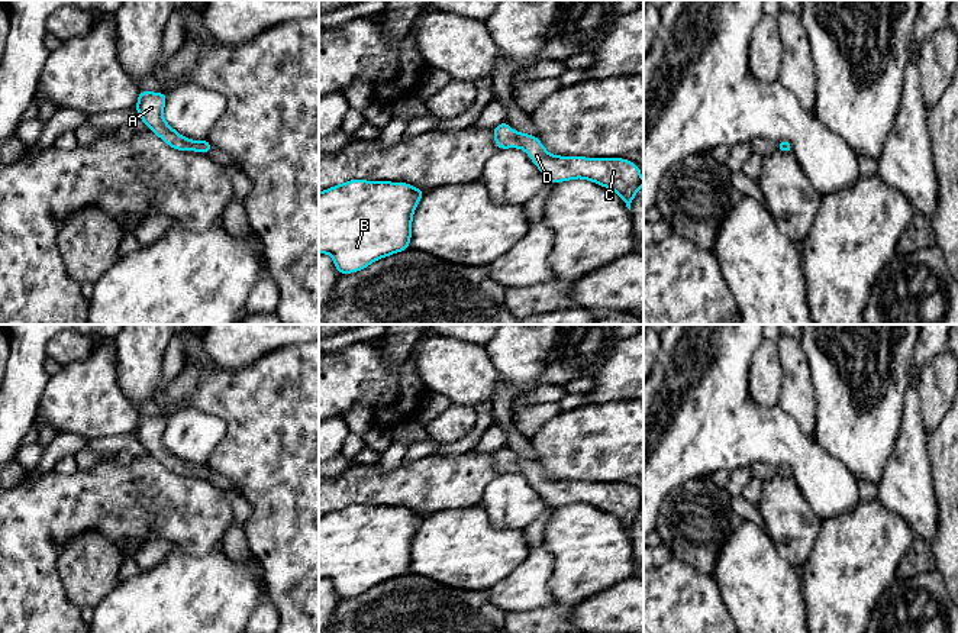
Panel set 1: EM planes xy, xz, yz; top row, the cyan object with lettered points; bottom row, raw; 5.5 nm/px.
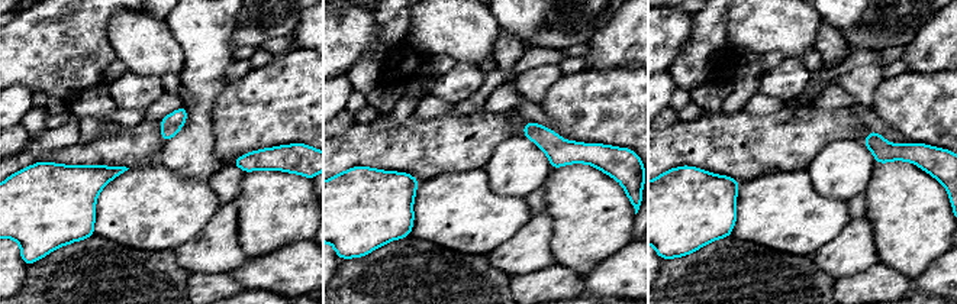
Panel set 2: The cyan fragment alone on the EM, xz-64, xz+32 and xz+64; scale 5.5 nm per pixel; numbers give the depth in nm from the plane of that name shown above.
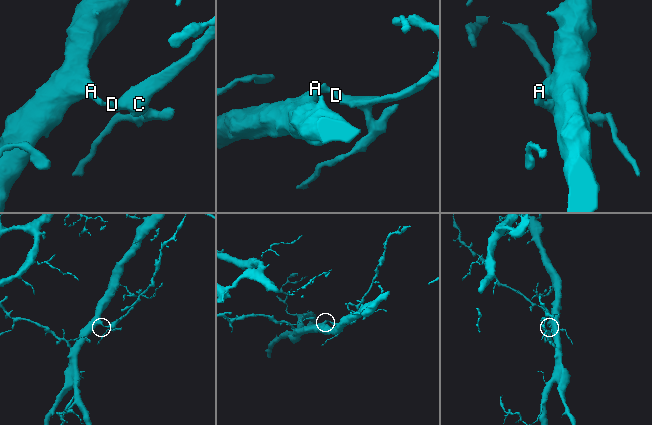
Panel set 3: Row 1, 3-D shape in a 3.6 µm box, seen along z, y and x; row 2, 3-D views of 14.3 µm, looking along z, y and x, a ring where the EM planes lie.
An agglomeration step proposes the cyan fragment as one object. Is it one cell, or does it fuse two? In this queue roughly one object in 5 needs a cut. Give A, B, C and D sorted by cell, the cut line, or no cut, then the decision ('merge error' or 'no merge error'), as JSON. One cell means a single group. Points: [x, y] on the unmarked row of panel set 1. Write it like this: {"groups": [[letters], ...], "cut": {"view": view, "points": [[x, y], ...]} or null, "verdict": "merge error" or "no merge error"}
{"groups": [["A", "B", "C", "D"]], "cut": null, "verdict": "no merge error"}

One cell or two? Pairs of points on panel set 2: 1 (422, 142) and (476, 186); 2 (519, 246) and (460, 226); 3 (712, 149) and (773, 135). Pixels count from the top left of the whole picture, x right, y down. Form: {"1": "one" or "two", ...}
{"1": "two", "2": "two", "3": "one"}

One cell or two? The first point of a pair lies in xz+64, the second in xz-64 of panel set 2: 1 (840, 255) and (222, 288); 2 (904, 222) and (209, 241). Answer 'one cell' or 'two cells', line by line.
1: two cells
2: two cells

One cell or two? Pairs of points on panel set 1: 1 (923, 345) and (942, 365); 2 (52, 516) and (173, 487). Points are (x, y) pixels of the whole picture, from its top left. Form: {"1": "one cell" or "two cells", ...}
{"1": "two cells", "2": "one cell"}

